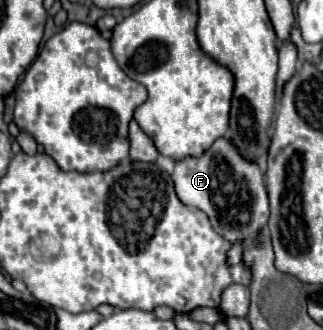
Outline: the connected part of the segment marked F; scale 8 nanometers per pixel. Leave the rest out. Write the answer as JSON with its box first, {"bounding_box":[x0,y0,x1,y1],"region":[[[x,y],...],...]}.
{"bounding_box":[172,139,268,241],"region":[[[216,139],[202,157],[186,157],[176,163],[172,181],[176,193],[184,205],[202,209],[216,229],[218,235],[228,241],[254,241],[258,231],[268,223],[268,195],[264,187],[264,177],[256,163],[248,163],[240,157],[230,139]]]}

